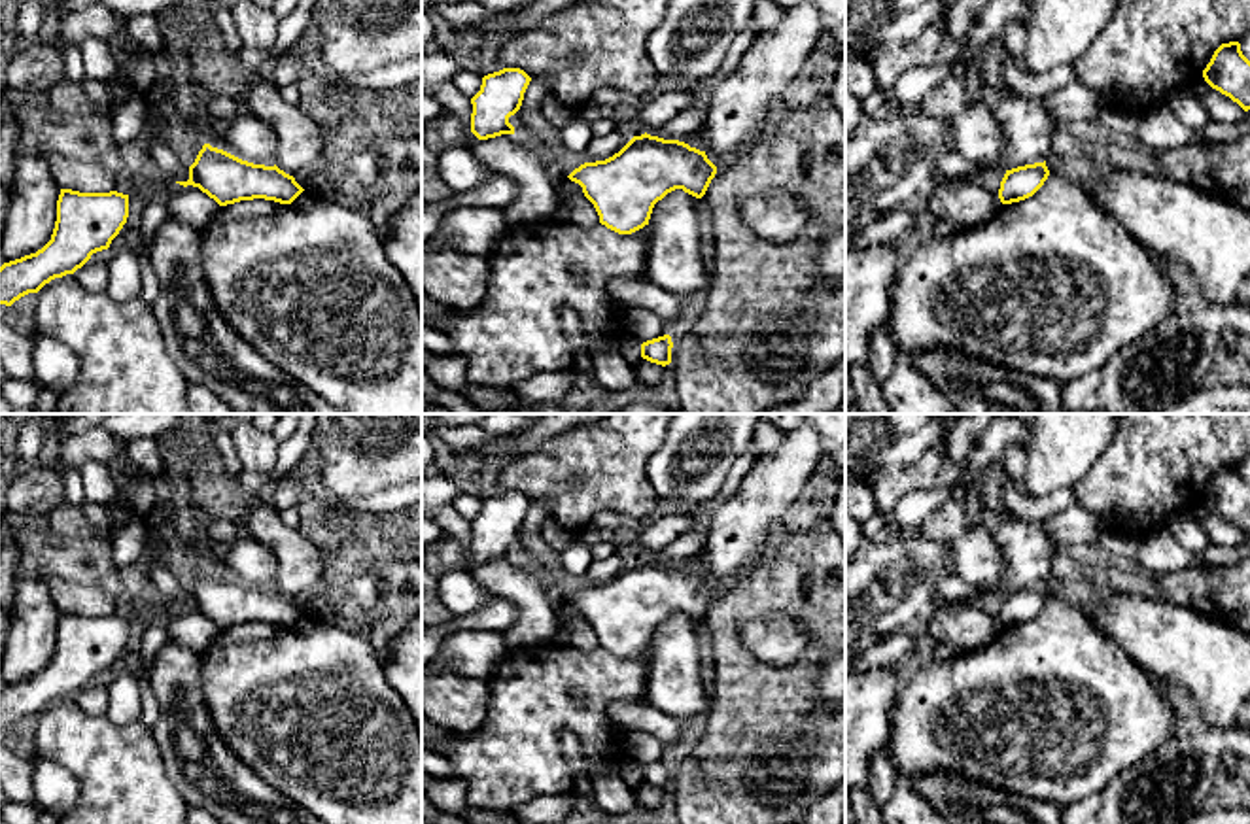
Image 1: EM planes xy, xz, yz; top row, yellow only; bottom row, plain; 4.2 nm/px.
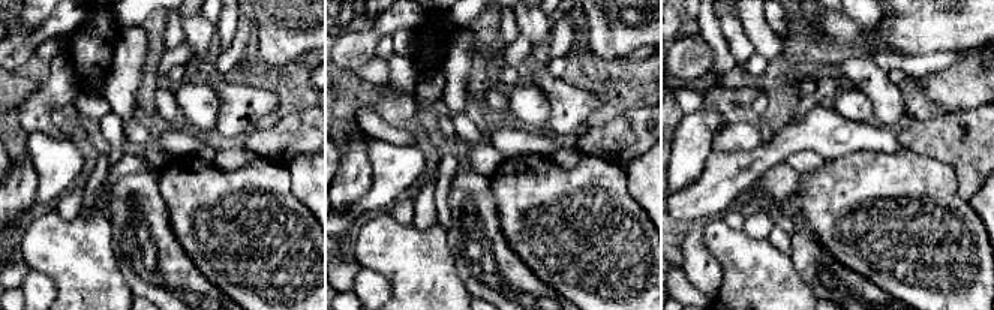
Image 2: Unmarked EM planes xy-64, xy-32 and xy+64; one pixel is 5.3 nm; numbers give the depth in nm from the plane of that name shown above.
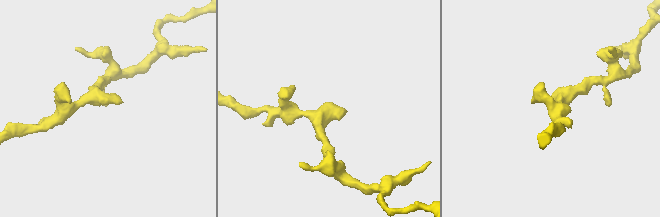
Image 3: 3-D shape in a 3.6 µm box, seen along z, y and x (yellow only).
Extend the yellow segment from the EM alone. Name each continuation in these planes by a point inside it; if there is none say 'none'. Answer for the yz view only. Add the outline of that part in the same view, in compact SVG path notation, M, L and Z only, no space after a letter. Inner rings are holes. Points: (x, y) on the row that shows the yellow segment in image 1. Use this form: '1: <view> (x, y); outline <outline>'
none

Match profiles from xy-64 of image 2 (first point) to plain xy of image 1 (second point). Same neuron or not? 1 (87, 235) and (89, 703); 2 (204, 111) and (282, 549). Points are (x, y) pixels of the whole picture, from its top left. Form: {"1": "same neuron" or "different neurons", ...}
{"1": "different neurons", "2": "different neurons"}

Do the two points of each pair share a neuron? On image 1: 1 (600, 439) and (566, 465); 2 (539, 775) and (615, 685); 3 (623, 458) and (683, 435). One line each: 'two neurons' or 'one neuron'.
1: one neuron
2: one neuron
3: two neurons

